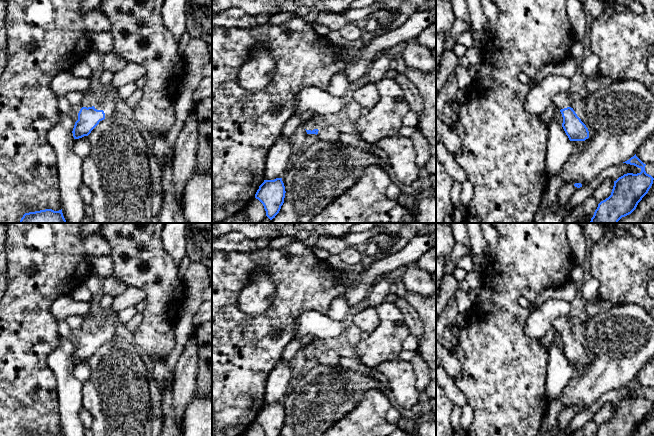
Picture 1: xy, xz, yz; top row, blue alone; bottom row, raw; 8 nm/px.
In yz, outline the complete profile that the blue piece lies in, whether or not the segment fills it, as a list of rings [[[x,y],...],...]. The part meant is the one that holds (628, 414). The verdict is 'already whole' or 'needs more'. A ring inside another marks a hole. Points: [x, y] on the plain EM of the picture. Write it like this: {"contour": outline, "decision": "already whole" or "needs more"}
{"contour": [[[636,378],[623,387],[634,389],[641,396],[627,397],[614,405],[611,419],[598,428],[595,436],[633,436],[651,412],[654,402],[646,397],[646,388]]], "decision": "already whole"}

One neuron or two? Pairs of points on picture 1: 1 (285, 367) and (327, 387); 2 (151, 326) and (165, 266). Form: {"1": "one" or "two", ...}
{"1": "two", "2": "one"}

